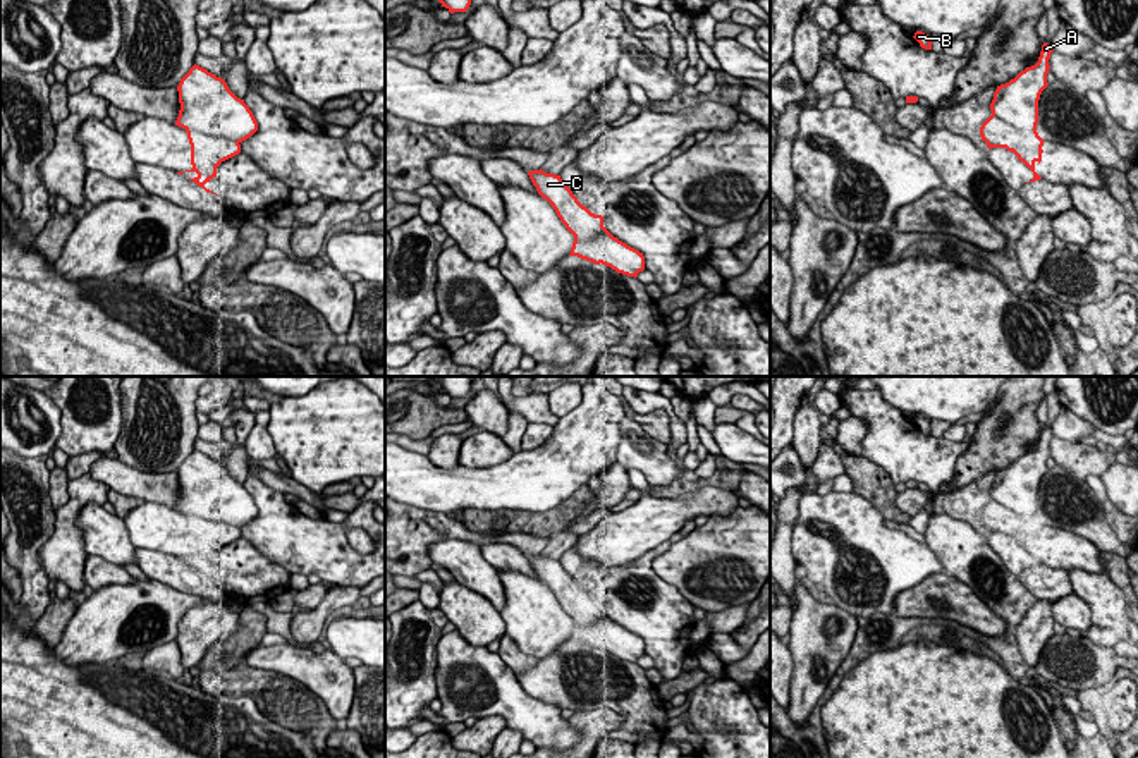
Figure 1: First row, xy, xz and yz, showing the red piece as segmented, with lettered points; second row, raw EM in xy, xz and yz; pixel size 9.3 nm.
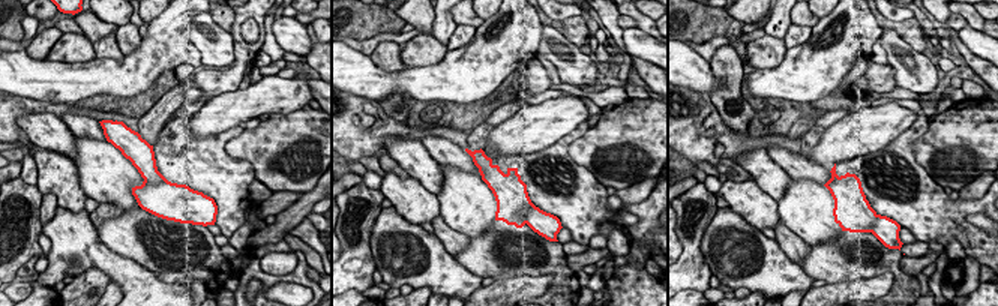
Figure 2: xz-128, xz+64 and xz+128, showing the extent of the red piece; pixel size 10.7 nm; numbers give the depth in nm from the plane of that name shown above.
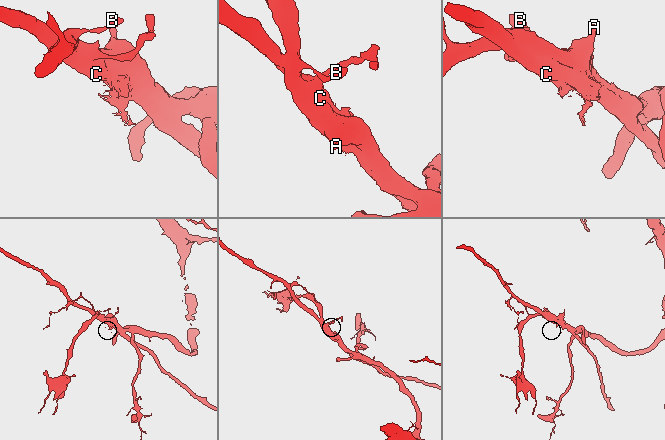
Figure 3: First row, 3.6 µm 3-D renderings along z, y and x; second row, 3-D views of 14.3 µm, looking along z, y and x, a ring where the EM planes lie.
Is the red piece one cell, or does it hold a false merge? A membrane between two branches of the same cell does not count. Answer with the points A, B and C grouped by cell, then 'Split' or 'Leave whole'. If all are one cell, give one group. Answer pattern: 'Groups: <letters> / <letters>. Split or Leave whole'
Groups: A B / C. Split

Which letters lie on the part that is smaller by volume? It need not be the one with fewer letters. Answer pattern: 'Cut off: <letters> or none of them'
Cut off: C

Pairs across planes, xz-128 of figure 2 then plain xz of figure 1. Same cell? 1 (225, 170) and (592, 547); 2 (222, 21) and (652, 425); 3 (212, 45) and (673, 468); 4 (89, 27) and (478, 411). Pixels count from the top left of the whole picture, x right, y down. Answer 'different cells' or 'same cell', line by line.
1: different cells
2: same cell
3: same cell
4: same cell

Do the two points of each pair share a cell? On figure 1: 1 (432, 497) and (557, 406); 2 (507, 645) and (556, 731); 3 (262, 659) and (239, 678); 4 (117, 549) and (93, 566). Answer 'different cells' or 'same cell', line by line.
1: different cells
2: different cells
3: different cells
4: different cells

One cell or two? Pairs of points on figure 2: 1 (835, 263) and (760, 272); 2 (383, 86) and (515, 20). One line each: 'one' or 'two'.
1: two
2: one

